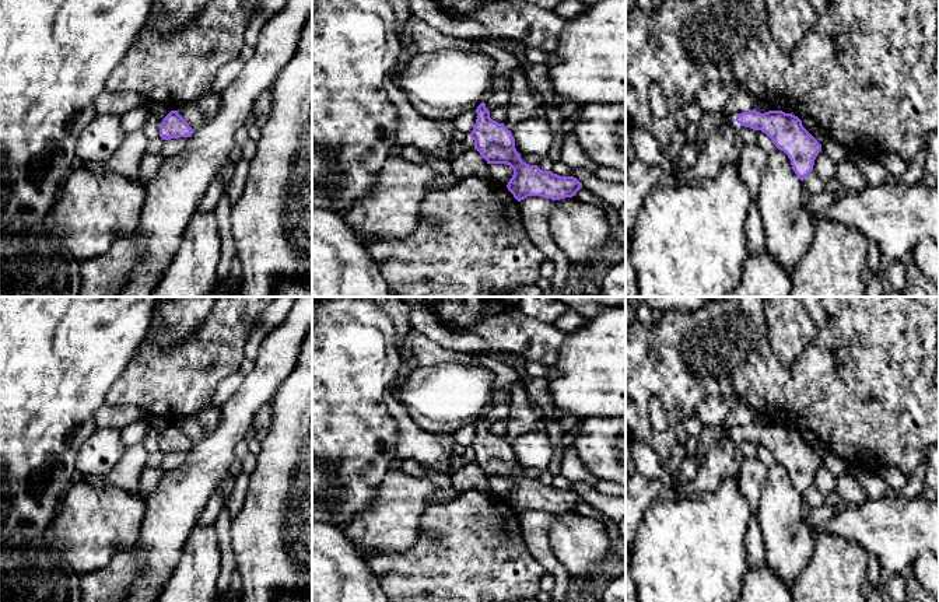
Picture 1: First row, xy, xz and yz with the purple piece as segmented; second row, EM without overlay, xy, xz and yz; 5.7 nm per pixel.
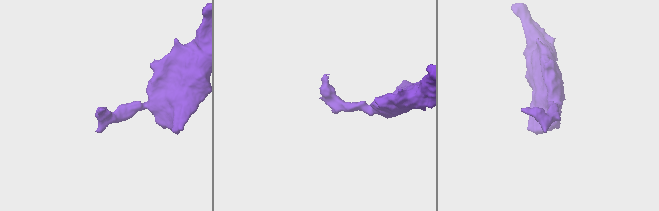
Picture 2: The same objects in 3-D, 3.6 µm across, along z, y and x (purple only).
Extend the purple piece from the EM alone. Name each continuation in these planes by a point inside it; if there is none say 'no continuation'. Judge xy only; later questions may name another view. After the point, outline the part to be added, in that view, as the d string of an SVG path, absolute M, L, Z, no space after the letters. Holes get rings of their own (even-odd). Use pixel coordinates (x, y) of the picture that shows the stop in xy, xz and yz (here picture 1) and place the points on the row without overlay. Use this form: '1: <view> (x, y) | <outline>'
no continuation

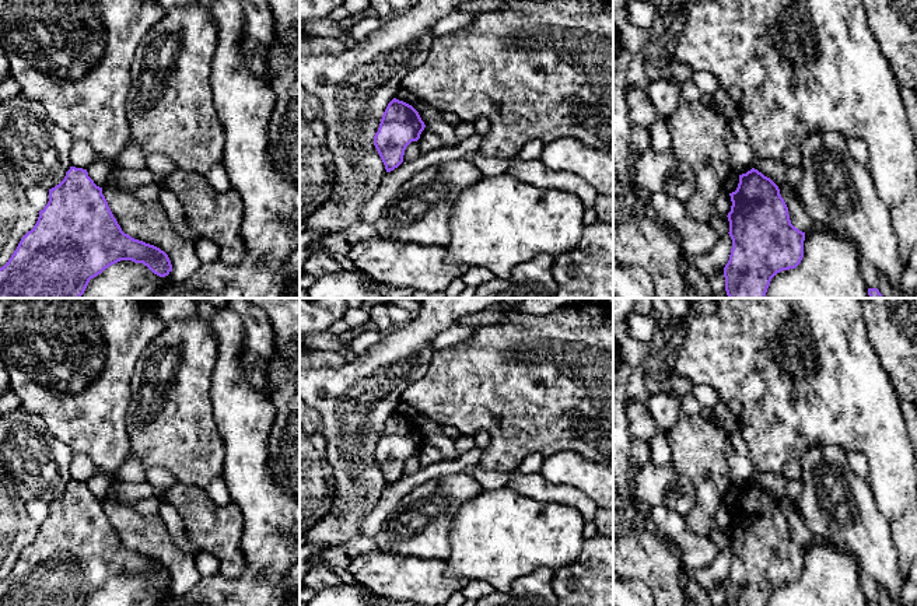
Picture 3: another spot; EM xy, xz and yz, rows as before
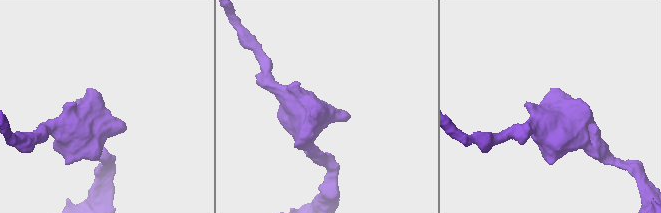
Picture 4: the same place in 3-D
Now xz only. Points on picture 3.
no continuation

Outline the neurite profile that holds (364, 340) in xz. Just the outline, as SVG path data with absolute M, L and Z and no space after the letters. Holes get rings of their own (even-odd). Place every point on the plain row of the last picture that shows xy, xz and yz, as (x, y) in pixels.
M361 330L356 334L354 340L350 344L353 355L365 354L371 347L379 343L384 339L382 332L375 330Z

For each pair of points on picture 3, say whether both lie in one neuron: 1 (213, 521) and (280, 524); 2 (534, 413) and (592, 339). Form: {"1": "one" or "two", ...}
{"1": "two", "2": "one"}

